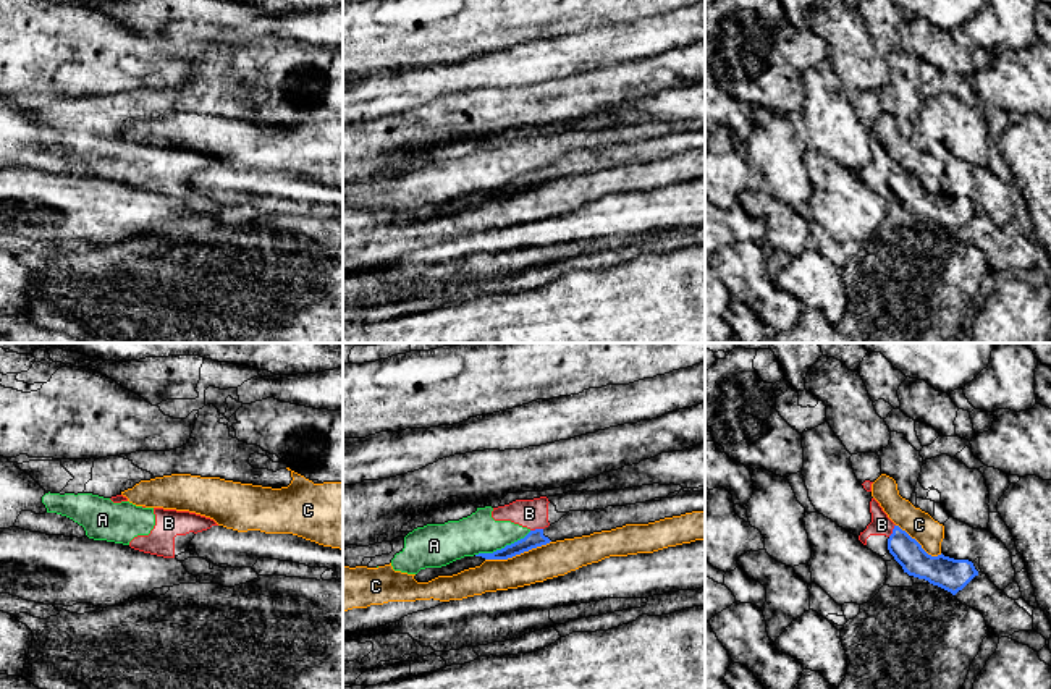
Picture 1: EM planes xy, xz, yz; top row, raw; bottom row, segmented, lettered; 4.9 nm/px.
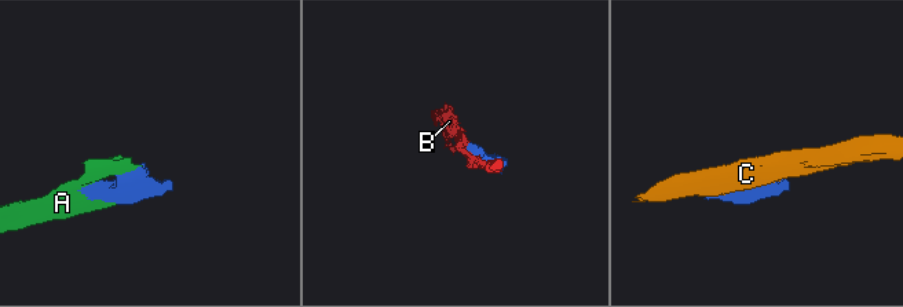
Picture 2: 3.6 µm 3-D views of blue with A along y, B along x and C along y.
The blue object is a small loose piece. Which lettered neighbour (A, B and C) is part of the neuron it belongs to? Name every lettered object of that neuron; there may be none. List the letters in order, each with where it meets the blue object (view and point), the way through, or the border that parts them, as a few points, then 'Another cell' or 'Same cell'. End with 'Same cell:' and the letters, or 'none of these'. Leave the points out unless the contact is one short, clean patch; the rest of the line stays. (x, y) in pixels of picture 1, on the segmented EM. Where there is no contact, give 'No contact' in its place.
A: Touches blue at xz (505, 547). Same cell
B: Touches blue at xz (536, 529). Another cell
C: Touches blue at xz (518, 553). Another cell
Same cell: A

